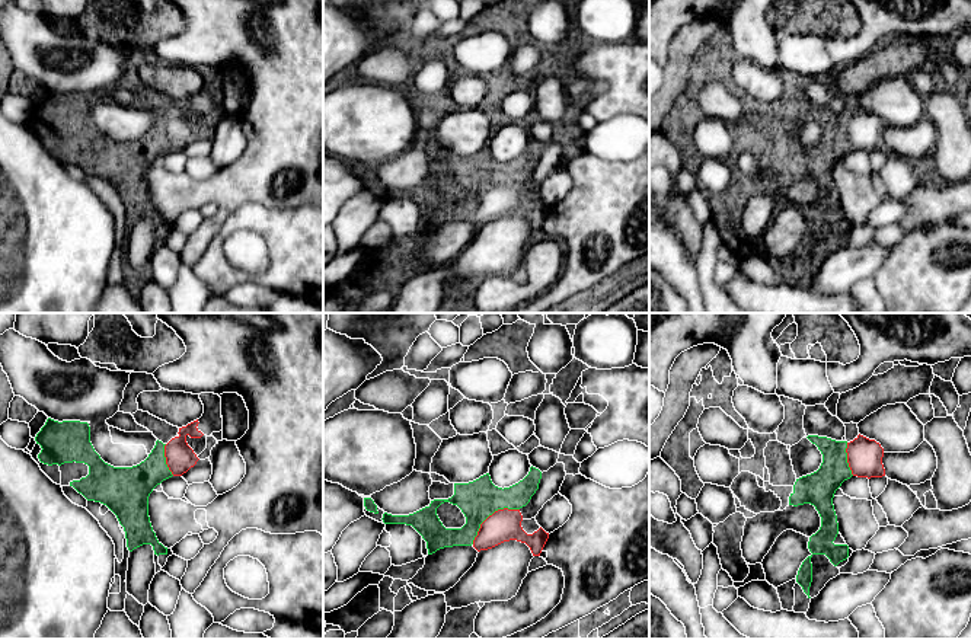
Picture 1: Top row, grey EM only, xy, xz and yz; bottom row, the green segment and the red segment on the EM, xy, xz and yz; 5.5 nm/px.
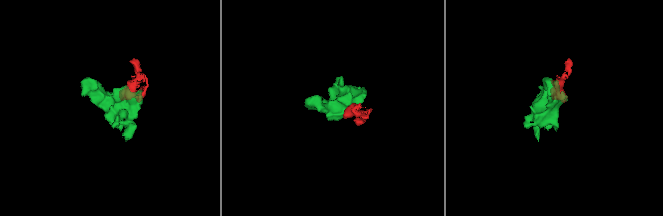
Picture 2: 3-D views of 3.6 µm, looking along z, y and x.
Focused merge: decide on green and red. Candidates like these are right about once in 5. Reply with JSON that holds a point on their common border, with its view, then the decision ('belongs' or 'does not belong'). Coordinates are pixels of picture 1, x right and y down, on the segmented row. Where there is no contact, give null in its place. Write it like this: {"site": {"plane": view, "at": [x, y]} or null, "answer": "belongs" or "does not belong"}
{"site": {"plane": "xz", "at": [489, 514]}, "answer": "belongs"}

